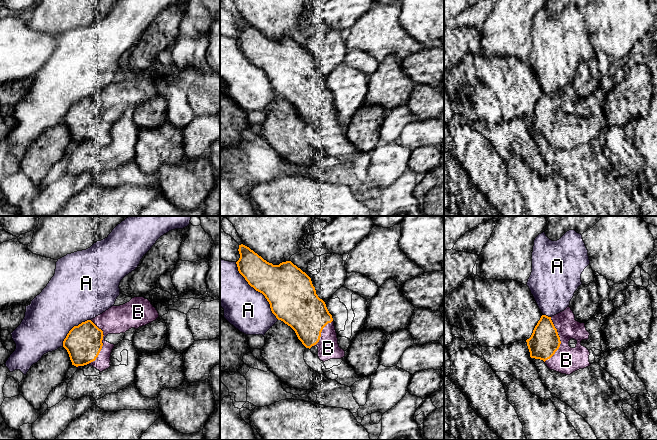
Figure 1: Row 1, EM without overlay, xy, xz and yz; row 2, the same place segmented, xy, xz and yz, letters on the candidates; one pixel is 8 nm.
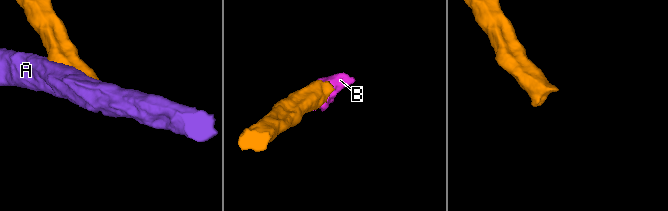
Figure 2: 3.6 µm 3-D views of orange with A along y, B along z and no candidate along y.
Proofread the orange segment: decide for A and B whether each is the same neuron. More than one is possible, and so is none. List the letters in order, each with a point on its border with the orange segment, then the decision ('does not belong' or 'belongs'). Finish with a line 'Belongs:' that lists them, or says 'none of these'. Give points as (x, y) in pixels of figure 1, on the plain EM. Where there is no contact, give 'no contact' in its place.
A: meets orange in xz at (257, 66); does not belong
B: meets orange in xy at (102, 120); belongs
Belongs: B

